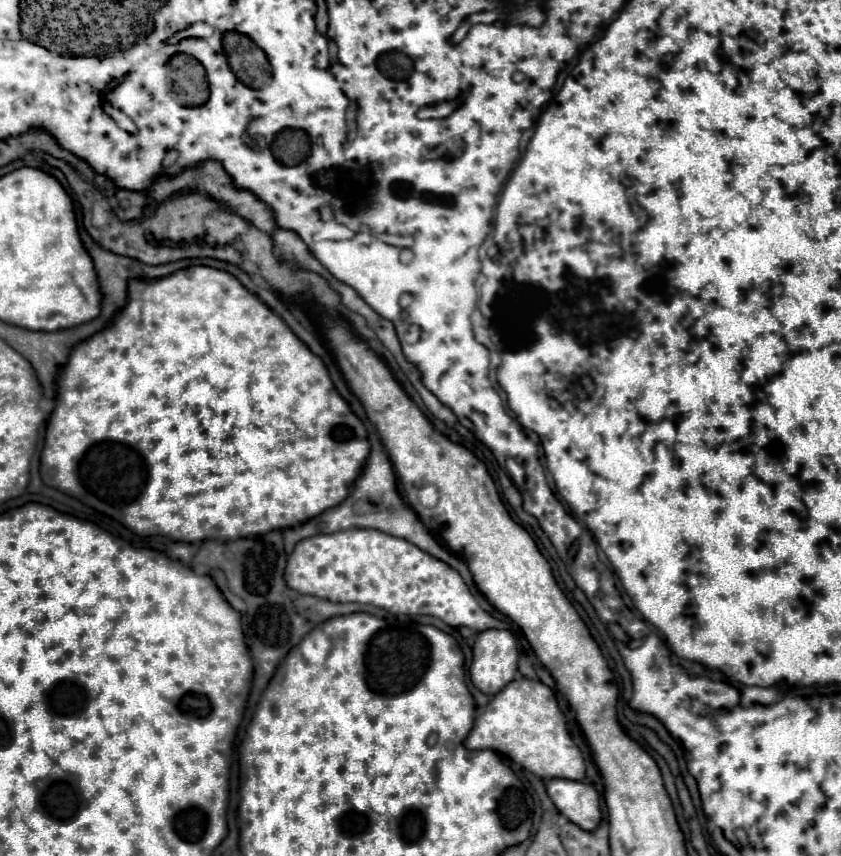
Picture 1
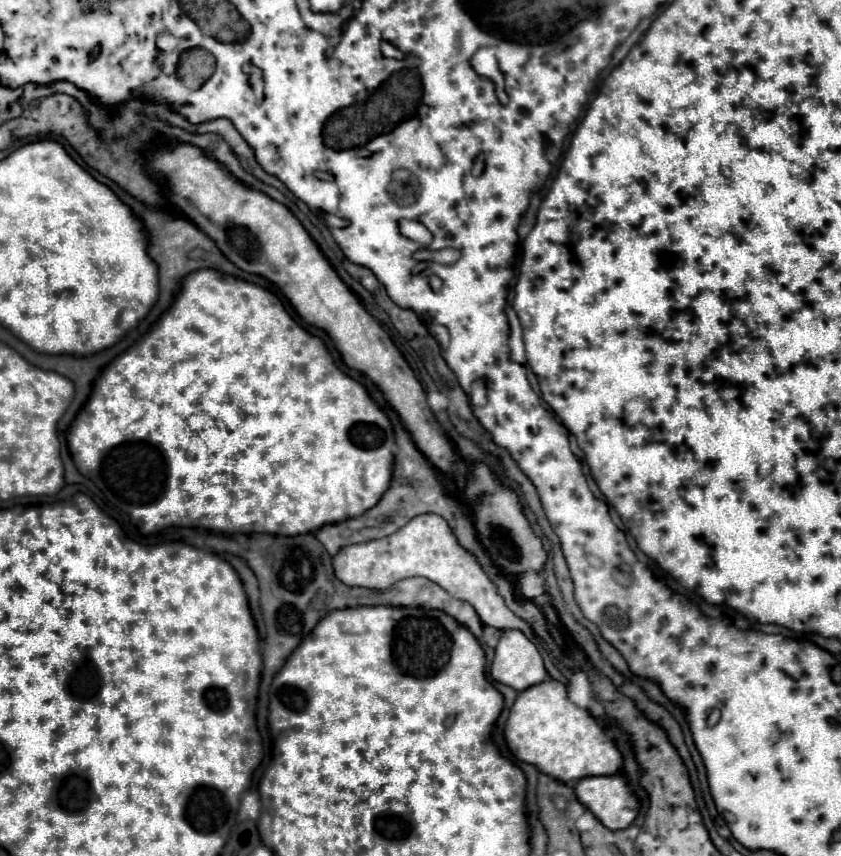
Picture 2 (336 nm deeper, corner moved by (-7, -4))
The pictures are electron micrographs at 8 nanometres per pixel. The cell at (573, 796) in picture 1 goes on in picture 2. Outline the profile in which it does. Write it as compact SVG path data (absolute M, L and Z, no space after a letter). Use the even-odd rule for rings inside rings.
M621 775L581 779L575 785L575 795L611 831L629 827L637 817L637 799Z

